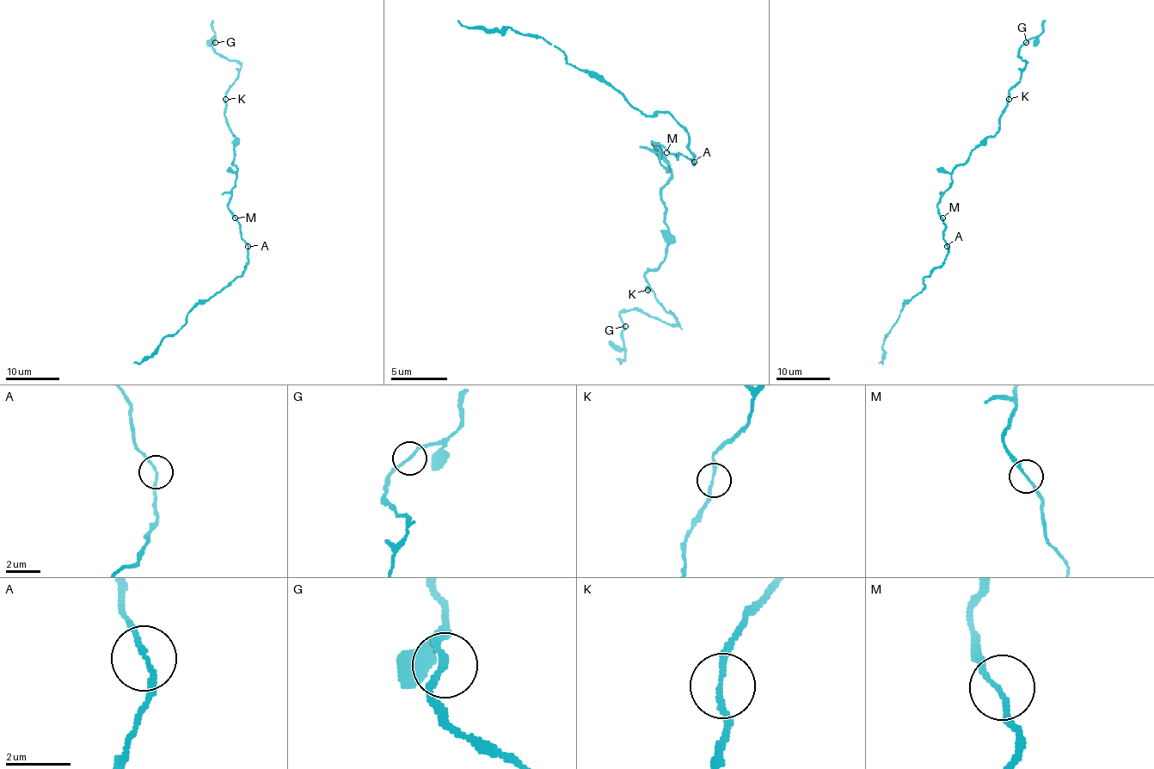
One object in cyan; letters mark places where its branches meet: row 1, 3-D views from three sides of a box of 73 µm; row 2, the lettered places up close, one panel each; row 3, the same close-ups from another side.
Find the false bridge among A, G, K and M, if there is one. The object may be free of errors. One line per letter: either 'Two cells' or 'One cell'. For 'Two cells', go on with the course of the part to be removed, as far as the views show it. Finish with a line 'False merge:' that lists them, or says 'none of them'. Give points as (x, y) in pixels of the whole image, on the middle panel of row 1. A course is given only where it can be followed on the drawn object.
A: One cell
G: One cell
K: One cell
M: One cell
False merge: none of them

